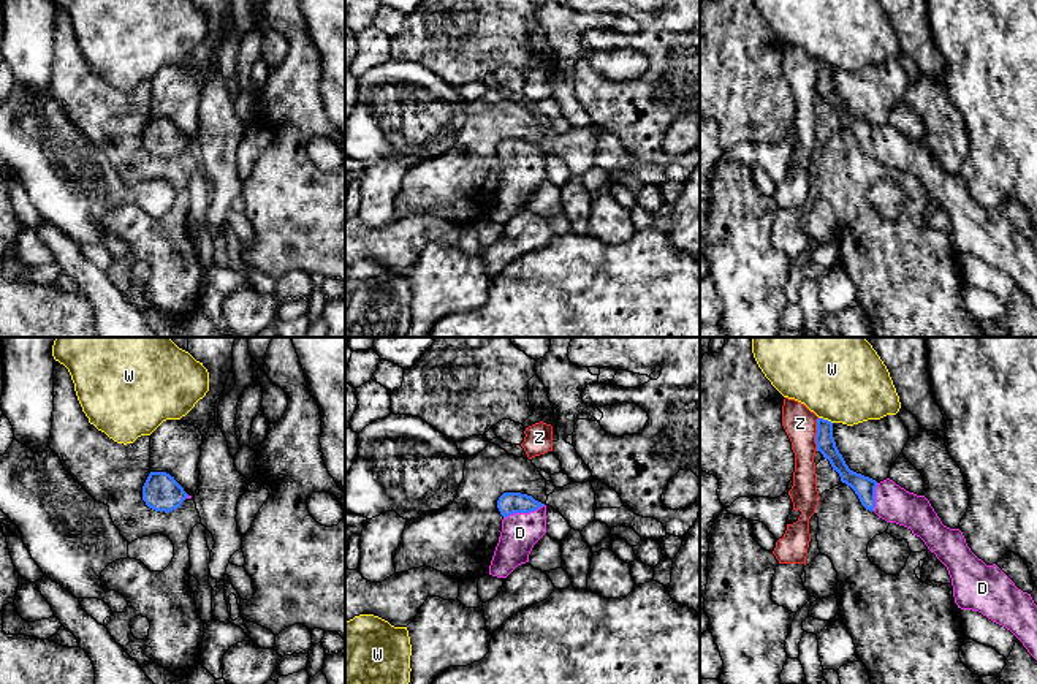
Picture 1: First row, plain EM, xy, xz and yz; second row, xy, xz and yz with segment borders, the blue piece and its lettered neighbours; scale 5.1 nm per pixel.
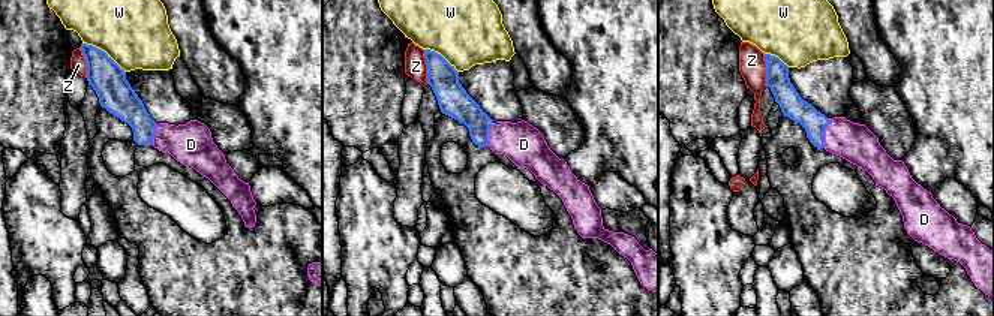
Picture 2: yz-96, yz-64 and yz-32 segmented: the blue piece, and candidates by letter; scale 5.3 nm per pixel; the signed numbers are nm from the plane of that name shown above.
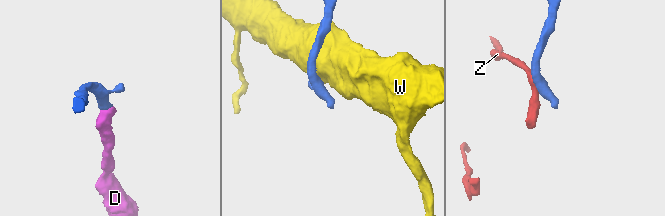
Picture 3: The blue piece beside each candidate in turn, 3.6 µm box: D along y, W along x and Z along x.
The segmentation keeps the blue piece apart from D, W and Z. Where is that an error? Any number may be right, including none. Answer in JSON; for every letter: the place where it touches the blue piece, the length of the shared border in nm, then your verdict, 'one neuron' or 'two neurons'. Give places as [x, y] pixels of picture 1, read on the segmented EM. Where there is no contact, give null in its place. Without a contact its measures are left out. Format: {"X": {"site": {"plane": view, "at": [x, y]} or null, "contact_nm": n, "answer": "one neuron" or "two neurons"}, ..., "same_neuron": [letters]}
{"D": {"site": {"plane": "xz", "at": [523, 512]}, "contact_nm": 220, "answer": "one neuron"}, "W": {"site": {"plane": "yz", "at": [825, 420]}, "contact_nm": 80, "answer": "two neurons"}, "Z": {"site": {"plane": "yz", "at": [816, 434]}, "contact_nm": 170, "answer": "two neurons"}, "same_neuron": ["D"]}

